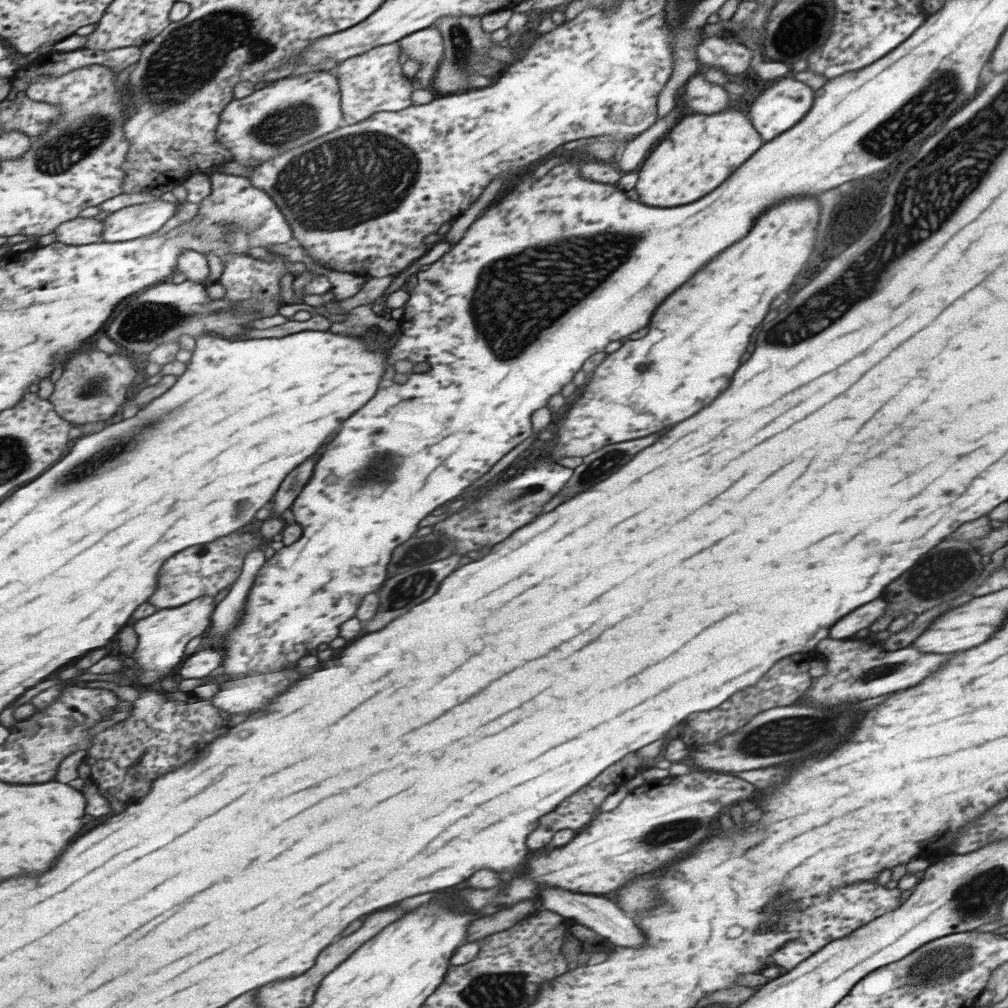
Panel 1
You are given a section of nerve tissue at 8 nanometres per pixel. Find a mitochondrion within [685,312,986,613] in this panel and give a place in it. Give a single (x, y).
(968, 569)

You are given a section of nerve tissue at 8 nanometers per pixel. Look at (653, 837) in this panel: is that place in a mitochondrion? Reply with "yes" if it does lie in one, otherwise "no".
yes

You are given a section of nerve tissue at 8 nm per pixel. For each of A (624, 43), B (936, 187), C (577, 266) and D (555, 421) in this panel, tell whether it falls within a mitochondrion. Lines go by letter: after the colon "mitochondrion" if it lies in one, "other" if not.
A: other
B: mitochondrion
C: mitochondrion
D: other

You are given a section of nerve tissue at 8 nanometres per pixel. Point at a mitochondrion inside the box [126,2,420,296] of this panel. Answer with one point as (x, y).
(190, 57)

